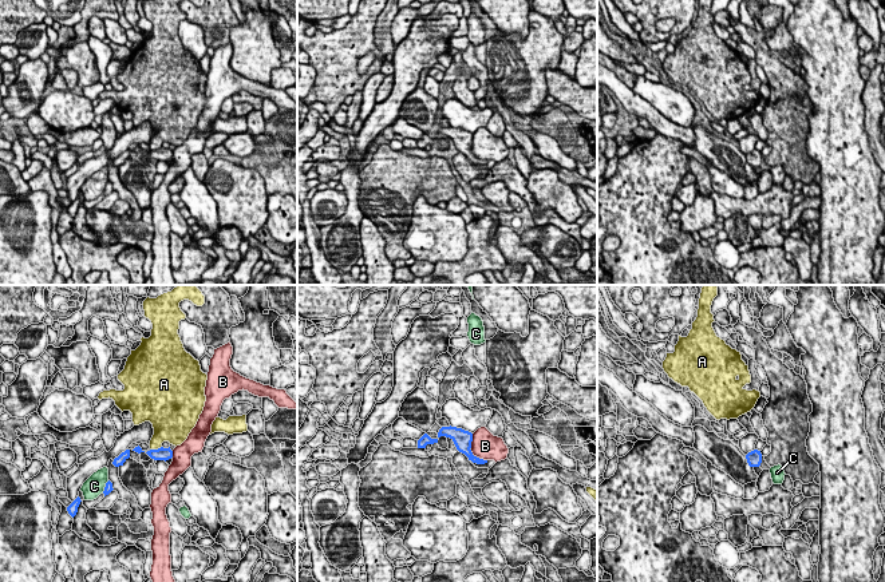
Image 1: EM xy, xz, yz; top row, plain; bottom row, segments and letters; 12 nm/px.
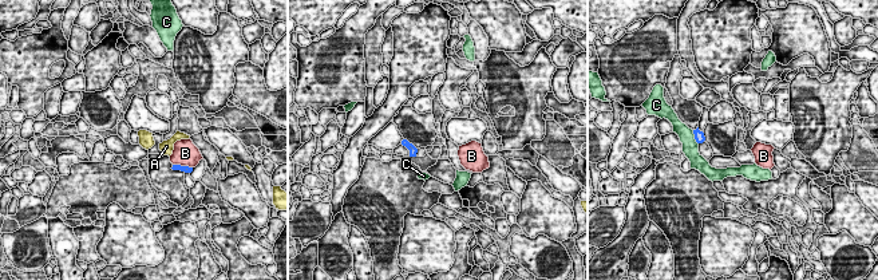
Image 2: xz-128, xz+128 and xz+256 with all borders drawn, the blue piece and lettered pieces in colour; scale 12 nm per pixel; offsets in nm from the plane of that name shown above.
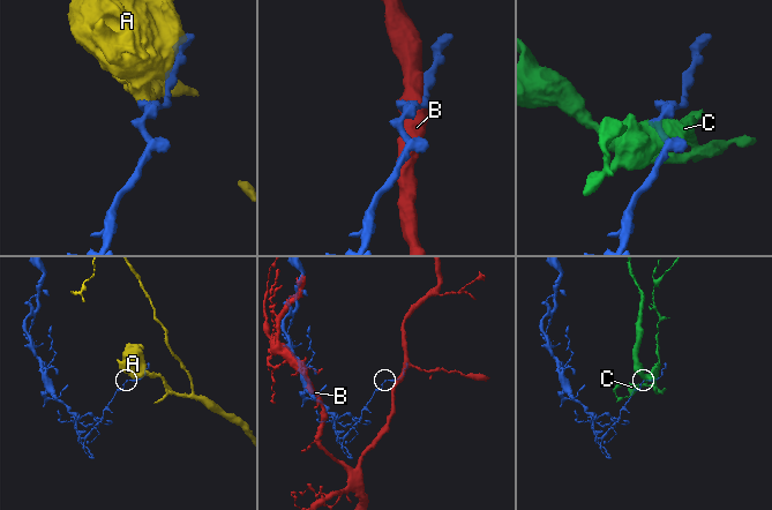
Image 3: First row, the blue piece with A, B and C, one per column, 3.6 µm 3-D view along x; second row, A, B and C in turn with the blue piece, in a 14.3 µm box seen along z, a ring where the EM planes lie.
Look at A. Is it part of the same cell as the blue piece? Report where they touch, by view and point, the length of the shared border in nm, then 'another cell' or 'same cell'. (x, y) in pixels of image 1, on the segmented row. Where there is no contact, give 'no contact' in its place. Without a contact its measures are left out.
meets blue in xy at (155, 450); contact 150 nm long; another cell

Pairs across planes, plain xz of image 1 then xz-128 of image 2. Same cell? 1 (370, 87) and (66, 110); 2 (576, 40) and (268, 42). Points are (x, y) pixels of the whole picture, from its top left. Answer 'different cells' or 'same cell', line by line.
1: different cells
2: same cell

